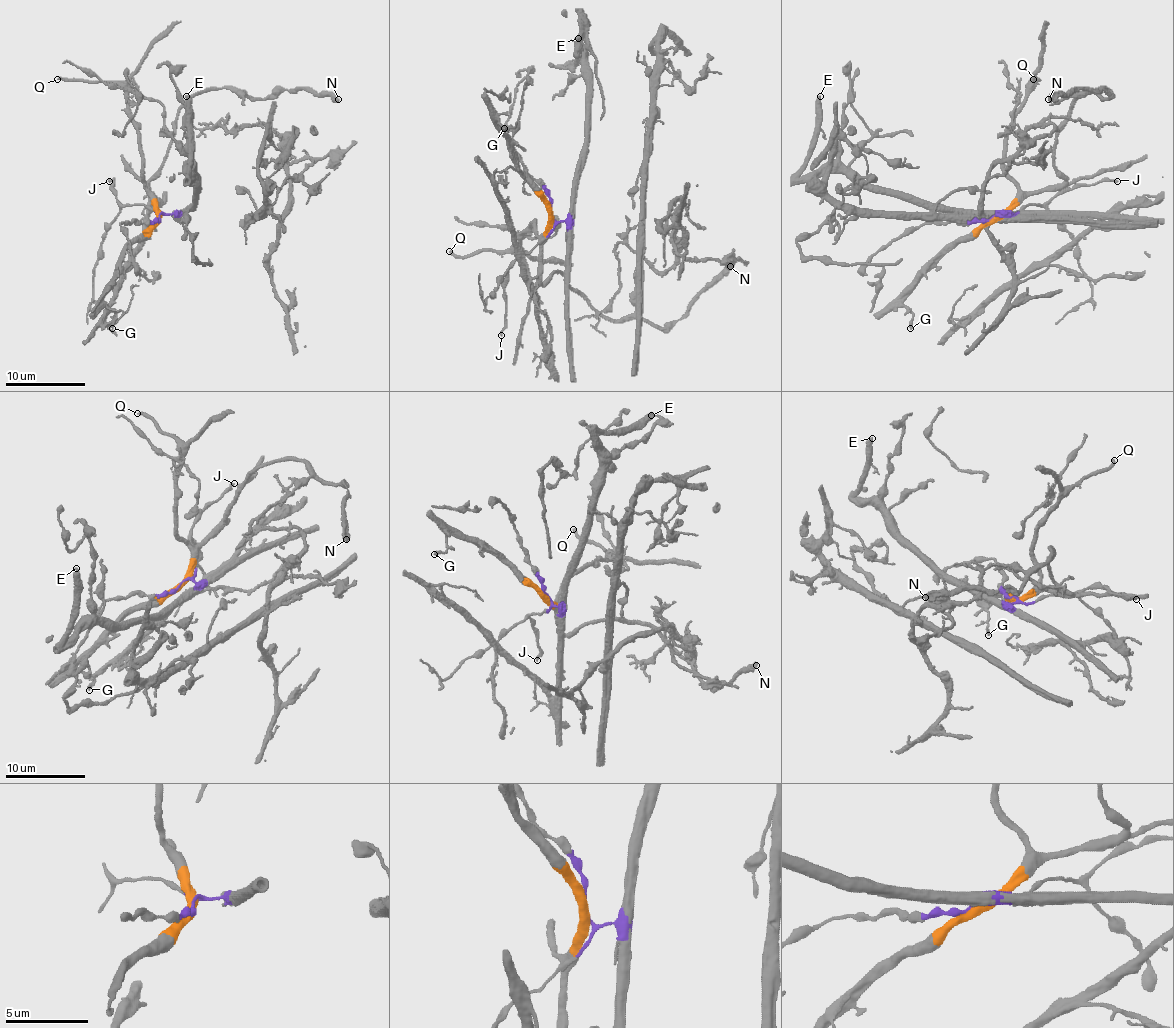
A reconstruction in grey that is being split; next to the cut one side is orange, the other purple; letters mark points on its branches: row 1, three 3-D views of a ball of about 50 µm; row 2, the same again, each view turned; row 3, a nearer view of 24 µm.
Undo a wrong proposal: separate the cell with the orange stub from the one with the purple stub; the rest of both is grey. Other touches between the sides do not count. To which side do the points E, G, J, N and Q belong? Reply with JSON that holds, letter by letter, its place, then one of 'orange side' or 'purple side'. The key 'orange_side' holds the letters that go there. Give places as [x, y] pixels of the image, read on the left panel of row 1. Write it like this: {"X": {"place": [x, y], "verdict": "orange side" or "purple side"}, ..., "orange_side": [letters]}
{"E": {"place": [186, 96], "verdict": "purple side"}, "G": {"place": [112, 328], "verdict": "orange side"}, "J": {"place": [109, 181], "verdict": "purple side"}, "N": {"place": [338, 99], "verdict": "orange side"}, "Q": {"place": [57, 79], "verdict": "orange side"}, "orange_side": ["G", "N", "Q"]}

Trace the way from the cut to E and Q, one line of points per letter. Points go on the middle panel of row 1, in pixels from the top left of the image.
E: (551, 212), (557, 222), (567, 218), (573, 178), (579, 154), (585, 146), (587, 76), (581, 20), (579, 38)
Q: (551, 212), (549, 228), (541, 236), (533, 222), (519, 244), (503, 250), (465, 256), (449, 252)

